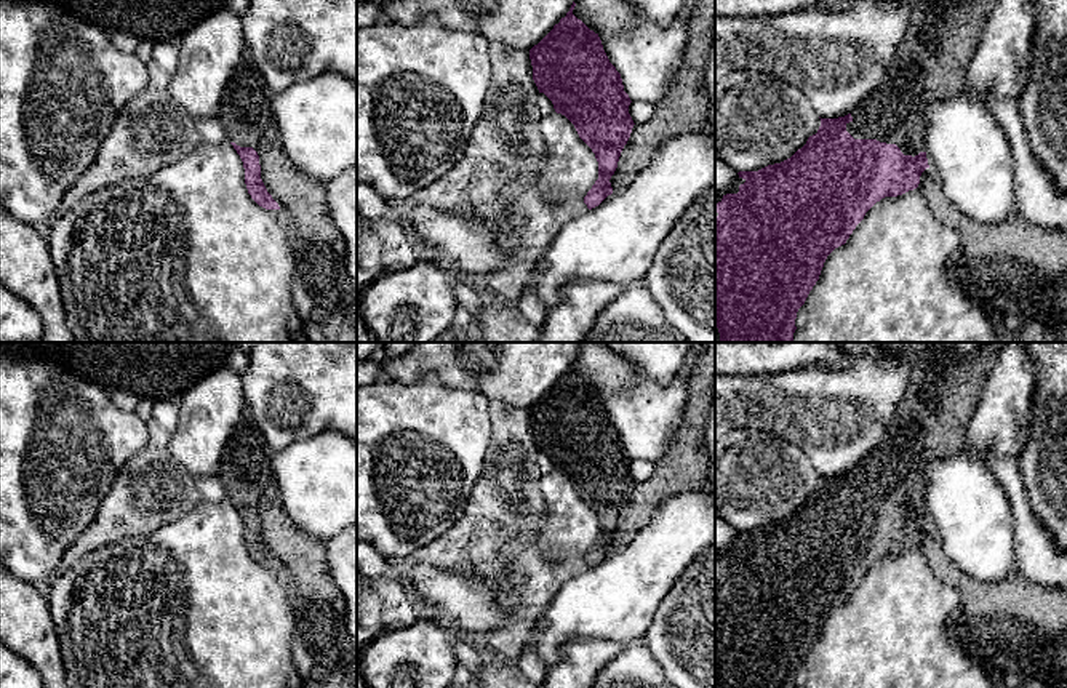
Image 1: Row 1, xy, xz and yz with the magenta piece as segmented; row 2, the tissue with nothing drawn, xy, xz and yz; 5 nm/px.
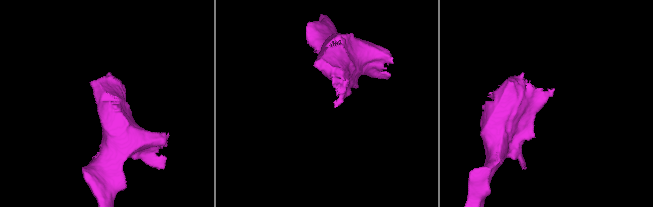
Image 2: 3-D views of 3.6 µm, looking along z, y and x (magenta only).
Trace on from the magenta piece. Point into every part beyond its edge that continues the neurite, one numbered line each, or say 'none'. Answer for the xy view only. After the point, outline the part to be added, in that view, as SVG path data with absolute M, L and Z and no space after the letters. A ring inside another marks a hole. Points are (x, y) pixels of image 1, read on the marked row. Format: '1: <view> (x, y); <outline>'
1: xy (245, 109); M246 50L222 93L218 118L229 142L258 152L272 118L272 93Z

